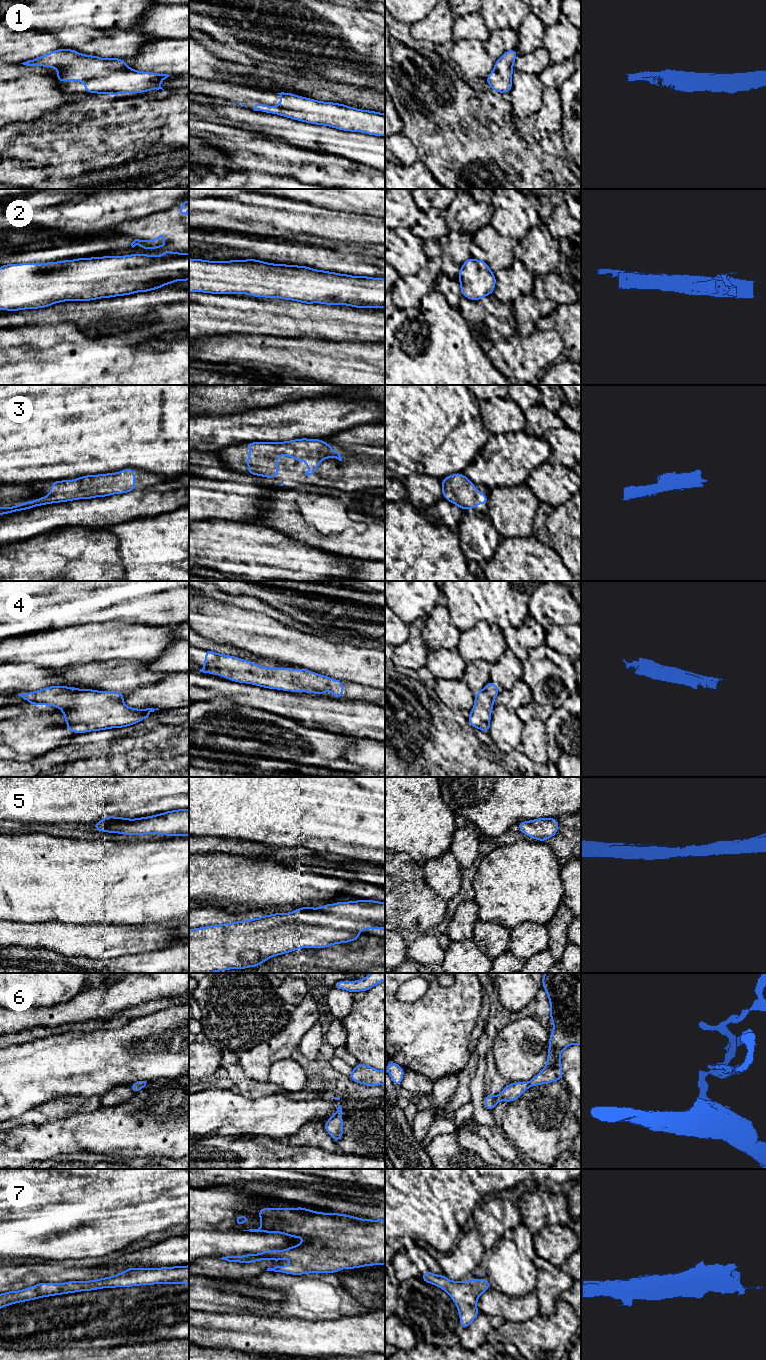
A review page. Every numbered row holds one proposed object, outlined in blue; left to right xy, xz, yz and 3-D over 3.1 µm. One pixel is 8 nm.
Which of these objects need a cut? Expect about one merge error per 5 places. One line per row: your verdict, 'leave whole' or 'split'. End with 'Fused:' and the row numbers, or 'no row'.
1: leave whole
2: leave whole
3: leave whole
4: leave whole
5: leave whole
6: leave whole
7: leave whole
Fused: no row

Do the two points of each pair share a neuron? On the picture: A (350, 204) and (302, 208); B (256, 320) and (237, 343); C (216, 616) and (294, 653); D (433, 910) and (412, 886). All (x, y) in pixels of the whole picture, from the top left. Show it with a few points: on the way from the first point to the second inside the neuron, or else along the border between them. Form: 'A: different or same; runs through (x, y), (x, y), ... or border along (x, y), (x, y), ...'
A: different; border along (294, 201), (309, 203), (339, 213)
B: different; border along (220, 334), (268, 334)
C: same; runs through (235, 626), (256, 632), (275, 641)
D: same; runs through (429, 904), (418, 892)

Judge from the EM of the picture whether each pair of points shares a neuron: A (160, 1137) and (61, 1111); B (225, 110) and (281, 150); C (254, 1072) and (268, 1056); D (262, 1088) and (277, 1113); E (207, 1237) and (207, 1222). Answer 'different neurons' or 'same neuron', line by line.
A: different neurons
B: different neurons
C: same neuron
D: different neurons
E: different neurons

